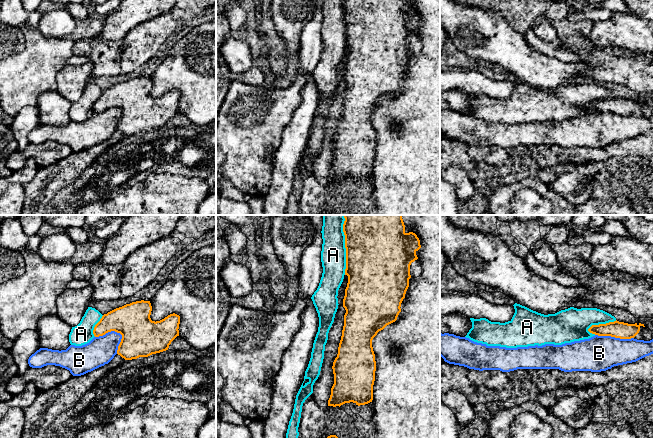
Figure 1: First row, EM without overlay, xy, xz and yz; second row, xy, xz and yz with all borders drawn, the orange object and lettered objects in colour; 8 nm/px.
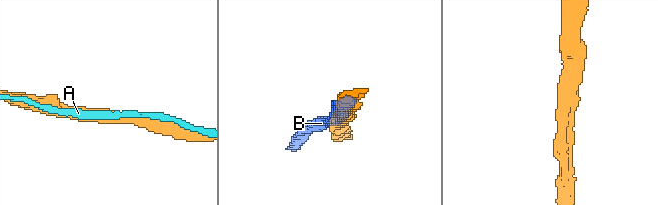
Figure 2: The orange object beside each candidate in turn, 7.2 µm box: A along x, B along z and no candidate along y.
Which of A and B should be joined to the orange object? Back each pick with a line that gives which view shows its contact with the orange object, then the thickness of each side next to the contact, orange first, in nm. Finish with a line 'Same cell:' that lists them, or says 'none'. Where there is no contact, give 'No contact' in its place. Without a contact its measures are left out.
Same cell: none

